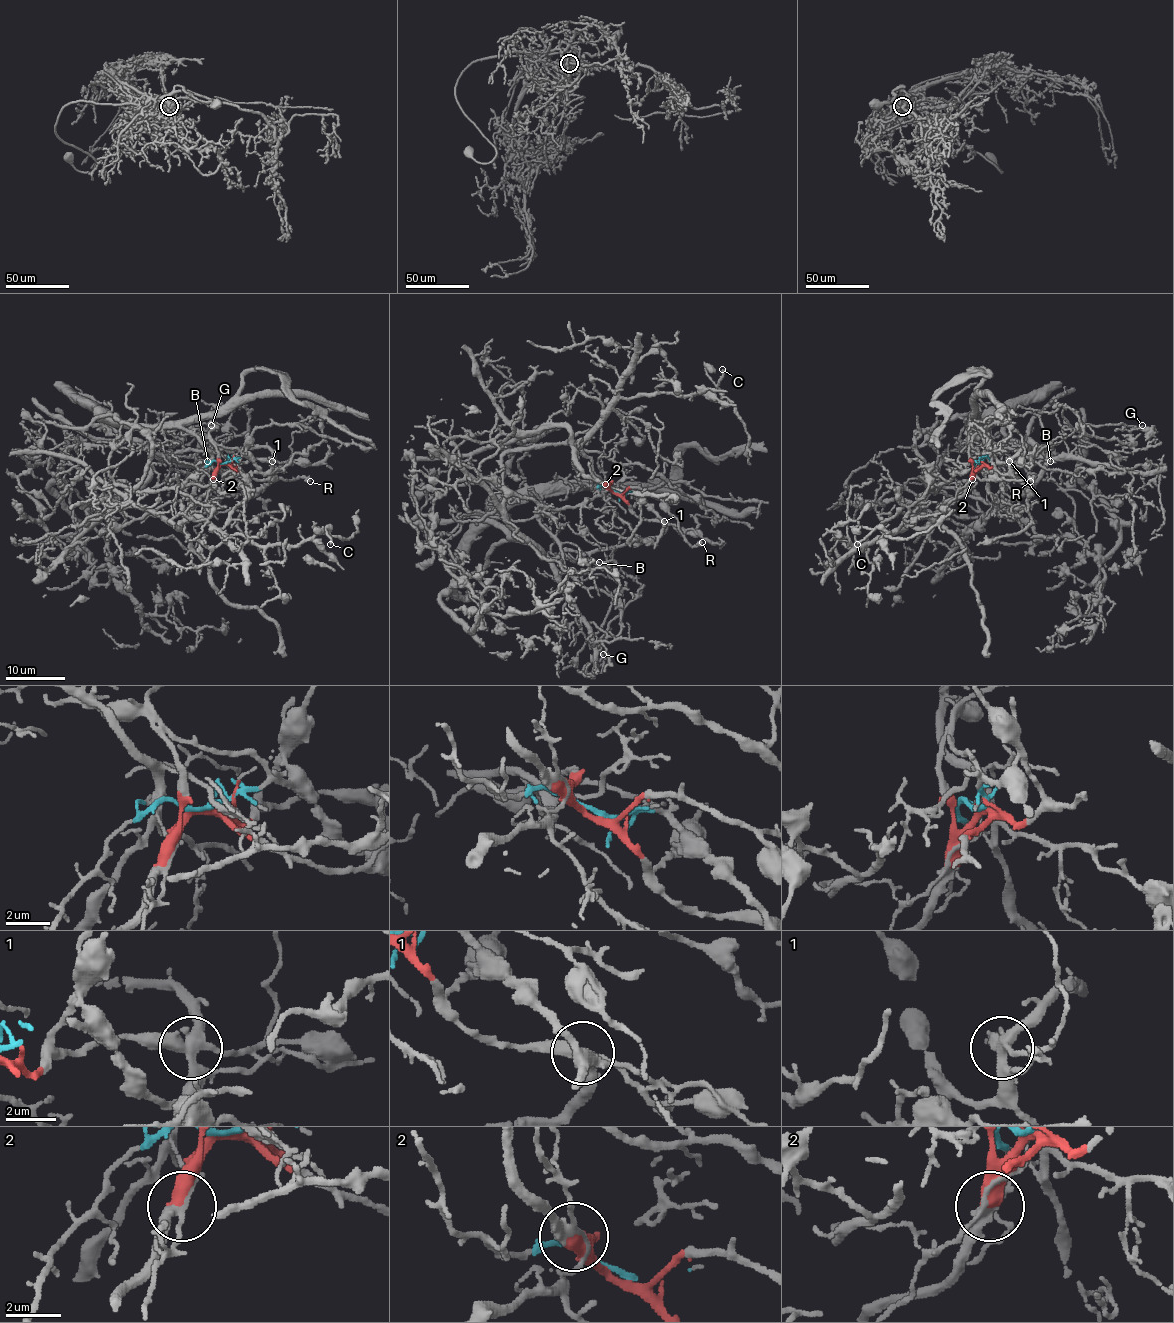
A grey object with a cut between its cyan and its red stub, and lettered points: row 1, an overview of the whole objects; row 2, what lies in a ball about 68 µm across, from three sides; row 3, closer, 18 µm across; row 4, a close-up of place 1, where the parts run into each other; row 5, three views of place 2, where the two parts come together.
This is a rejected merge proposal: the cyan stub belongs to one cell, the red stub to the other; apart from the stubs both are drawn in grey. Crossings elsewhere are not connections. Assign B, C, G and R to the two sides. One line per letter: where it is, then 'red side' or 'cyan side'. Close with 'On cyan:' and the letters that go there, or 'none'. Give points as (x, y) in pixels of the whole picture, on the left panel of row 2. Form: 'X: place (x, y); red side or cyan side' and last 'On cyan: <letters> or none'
B: place (207, 461); cyan side
C: place (330, 544); red side
G: place (211, 425); cyan side
R: place (310, 481); red side
On cyan: B, G

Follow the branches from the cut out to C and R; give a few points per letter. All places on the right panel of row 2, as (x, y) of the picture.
C: (978, 463), (961, 496), (886, 534), (881, 546), (886, 530), (872, 530), (858, 544)
R: (978, 463), (981, 465), (975, 475), (981, 480), (1033, 477), (1030, 481)

